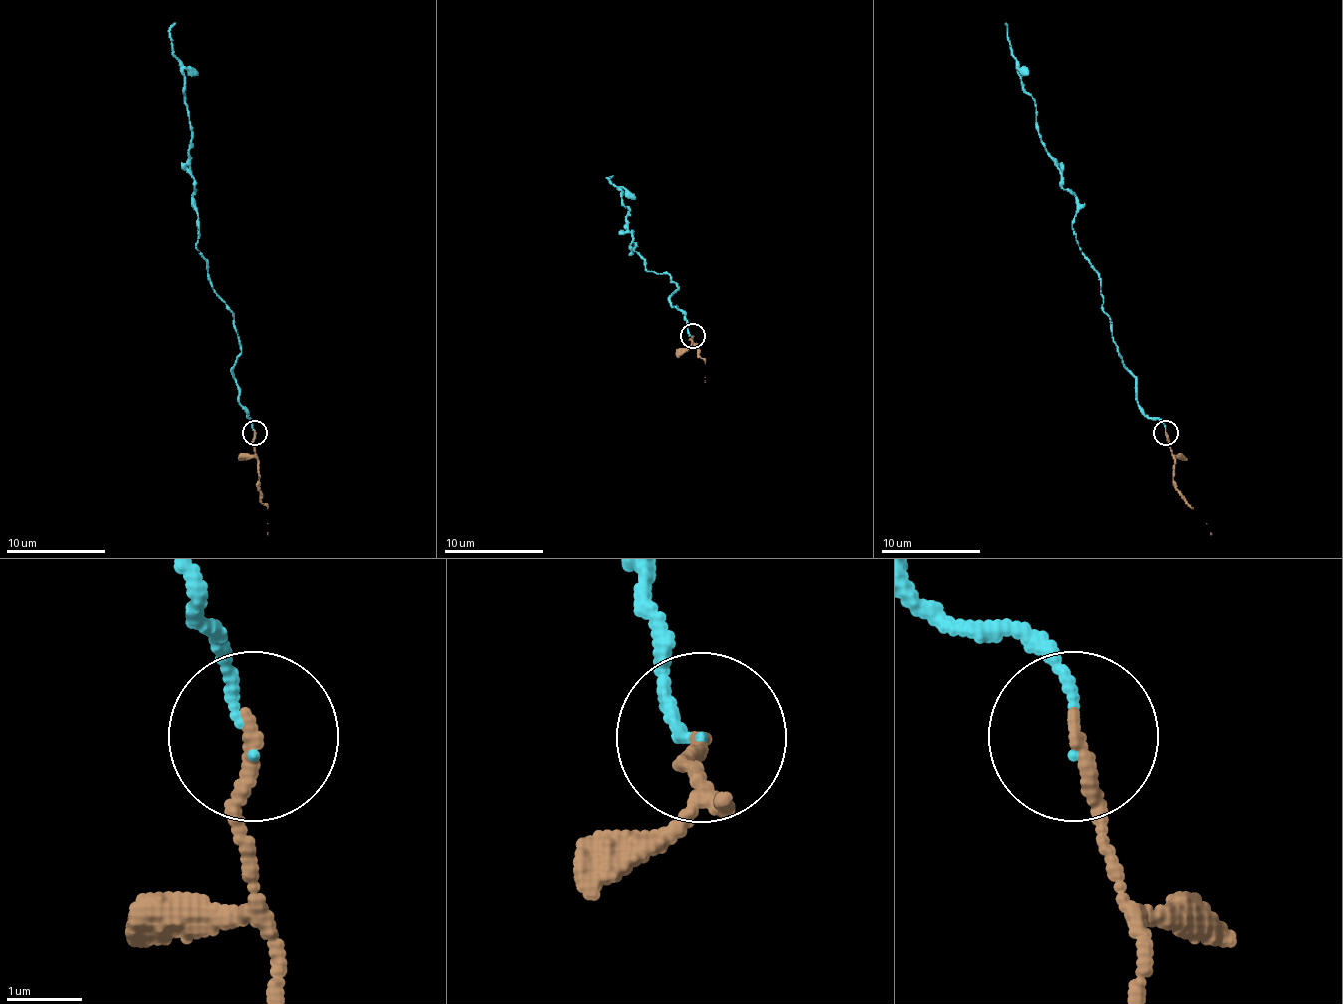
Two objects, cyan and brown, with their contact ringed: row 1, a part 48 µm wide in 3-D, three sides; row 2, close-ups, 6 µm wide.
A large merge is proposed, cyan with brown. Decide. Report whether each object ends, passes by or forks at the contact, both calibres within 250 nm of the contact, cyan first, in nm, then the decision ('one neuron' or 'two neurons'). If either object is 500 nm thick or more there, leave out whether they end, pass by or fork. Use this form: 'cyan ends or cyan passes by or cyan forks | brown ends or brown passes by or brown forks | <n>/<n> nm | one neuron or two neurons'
cyan ends | brown ends | 110/190 nm | one neuron

